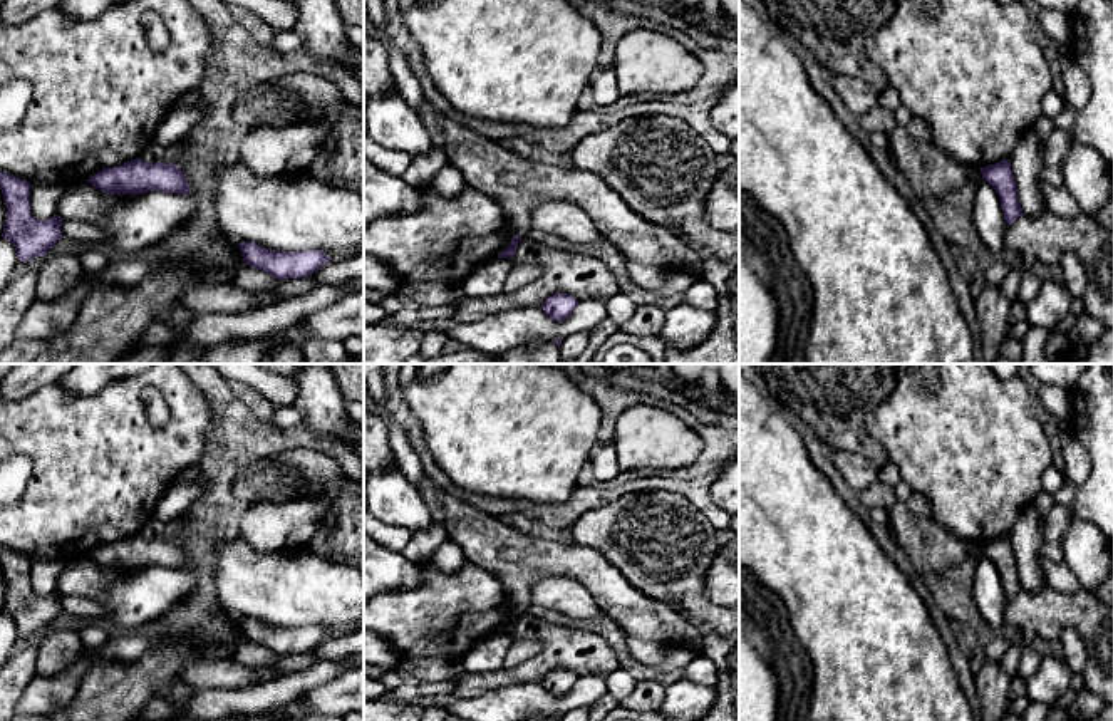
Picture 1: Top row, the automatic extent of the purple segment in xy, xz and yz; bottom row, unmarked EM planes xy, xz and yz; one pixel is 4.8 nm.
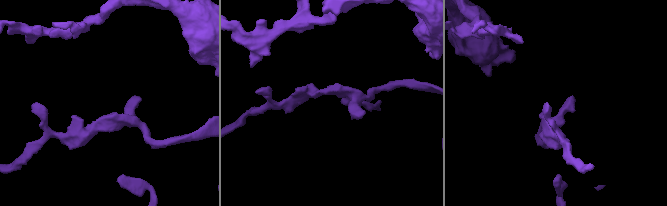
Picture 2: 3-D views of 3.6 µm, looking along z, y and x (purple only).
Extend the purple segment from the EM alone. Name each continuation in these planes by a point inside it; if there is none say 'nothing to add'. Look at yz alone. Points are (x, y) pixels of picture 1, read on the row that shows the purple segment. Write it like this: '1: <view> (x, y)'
nothing to add

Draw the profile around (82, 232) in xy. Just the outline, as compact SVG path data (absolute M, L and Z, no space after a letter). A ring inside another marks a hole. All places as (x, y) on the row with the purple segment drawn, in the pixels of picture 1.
M64 220L60 228L65 238L84 243L85 246L106 246L106 235L89 221Z

